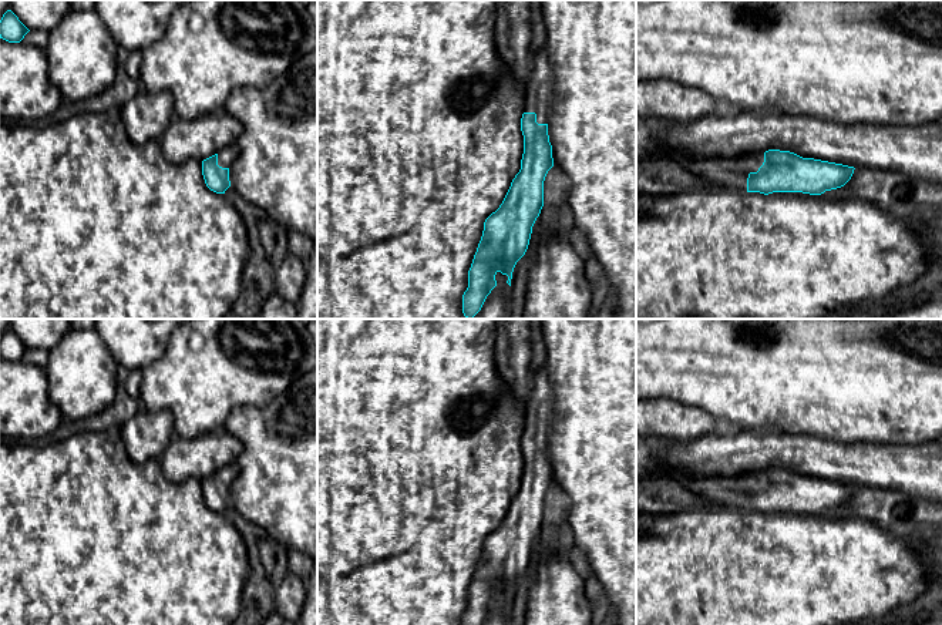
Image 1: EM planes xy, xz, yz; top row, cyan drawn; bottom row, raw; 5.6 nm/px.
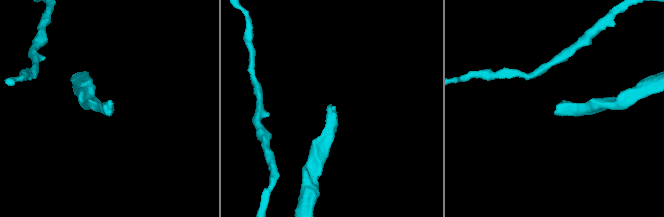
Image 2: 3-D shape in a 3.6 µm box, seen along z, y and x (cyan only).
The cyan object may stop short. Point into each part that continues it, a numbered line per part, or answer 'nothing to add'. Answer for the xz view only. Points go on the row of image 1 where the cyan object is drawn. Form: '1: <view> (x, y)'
1: xz (540, 88)

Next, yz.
1: yz (733, 172)

